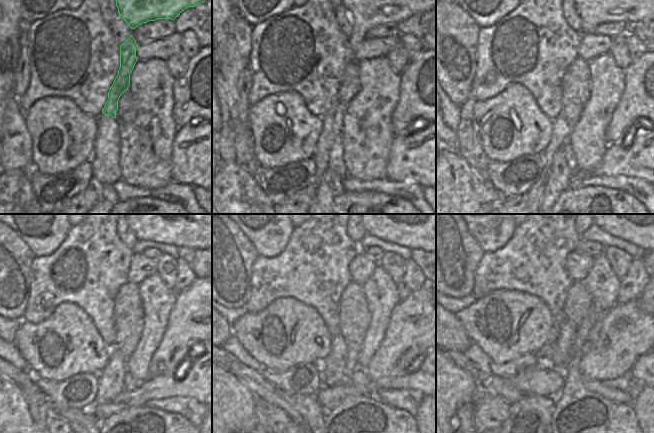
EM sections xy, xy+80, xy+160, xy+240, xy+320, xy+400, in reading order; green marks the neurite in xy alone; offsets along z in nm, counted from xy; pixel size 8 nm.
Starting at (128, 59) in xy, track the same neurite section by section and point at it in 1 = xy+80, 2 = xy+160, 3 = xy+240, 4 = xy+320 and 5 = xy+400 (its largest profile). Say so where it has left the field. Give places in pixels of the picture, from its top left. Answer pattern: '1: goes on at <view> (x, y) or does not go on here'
1: goes on at xy+80 (367, 10)
2: goes on at xy+160 (594, 10)
3: goes on at xy+240 (191, 234)
4: goes on at xy+320 (414, 234)
5: goes on at xy+400 (639, 234)

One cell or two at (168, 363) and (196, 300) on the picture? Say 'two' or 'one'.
one

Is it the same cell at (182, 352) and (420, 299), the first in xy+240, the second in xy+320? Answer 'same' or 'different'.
same

